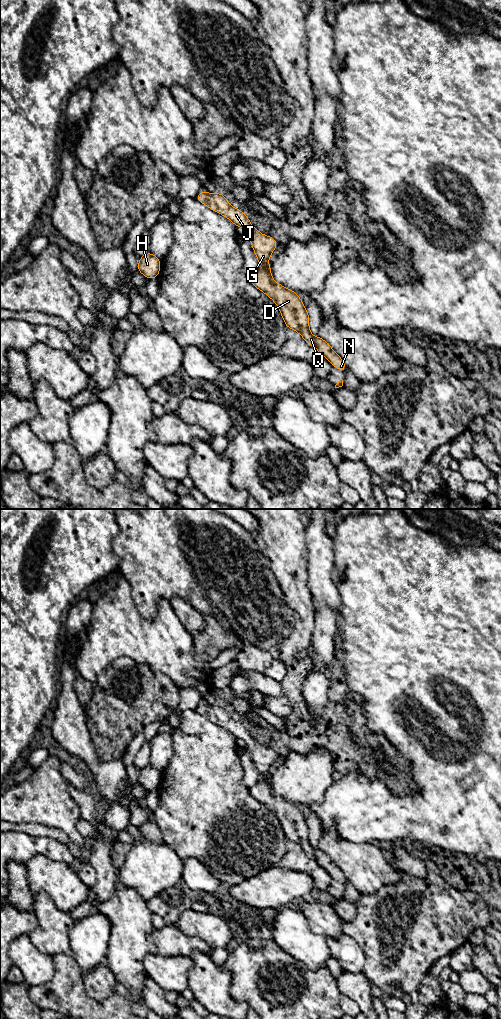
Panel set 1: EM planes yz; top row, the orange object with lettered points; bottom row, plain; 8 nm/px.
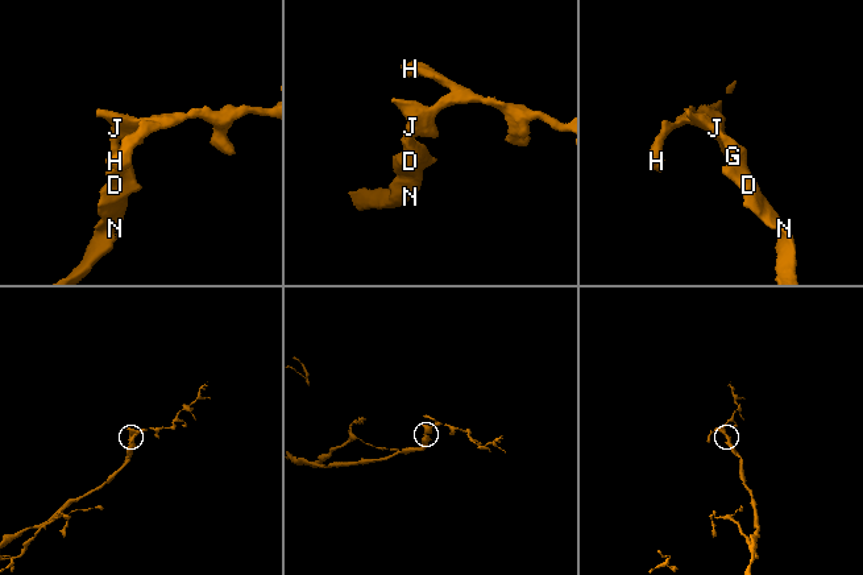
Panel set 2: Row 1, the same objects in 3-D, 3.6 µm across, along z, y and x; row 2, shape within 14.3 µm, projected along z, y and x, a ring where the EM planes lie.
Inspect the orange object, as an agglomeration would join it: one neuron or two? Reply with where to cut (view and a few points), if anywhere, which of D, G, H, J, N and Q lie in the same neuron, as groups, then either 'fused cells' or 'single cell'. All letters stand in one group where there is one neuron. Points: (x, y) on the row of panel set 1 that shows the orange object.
no cut; D G H J N Q; single cell

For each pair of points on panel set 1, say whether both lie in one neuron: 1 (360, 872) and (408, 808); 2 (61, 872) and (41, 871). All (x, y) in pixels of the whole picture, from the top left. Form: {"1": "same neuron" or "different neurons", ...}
{"1": "different neurons", "2": "same neuron"}

